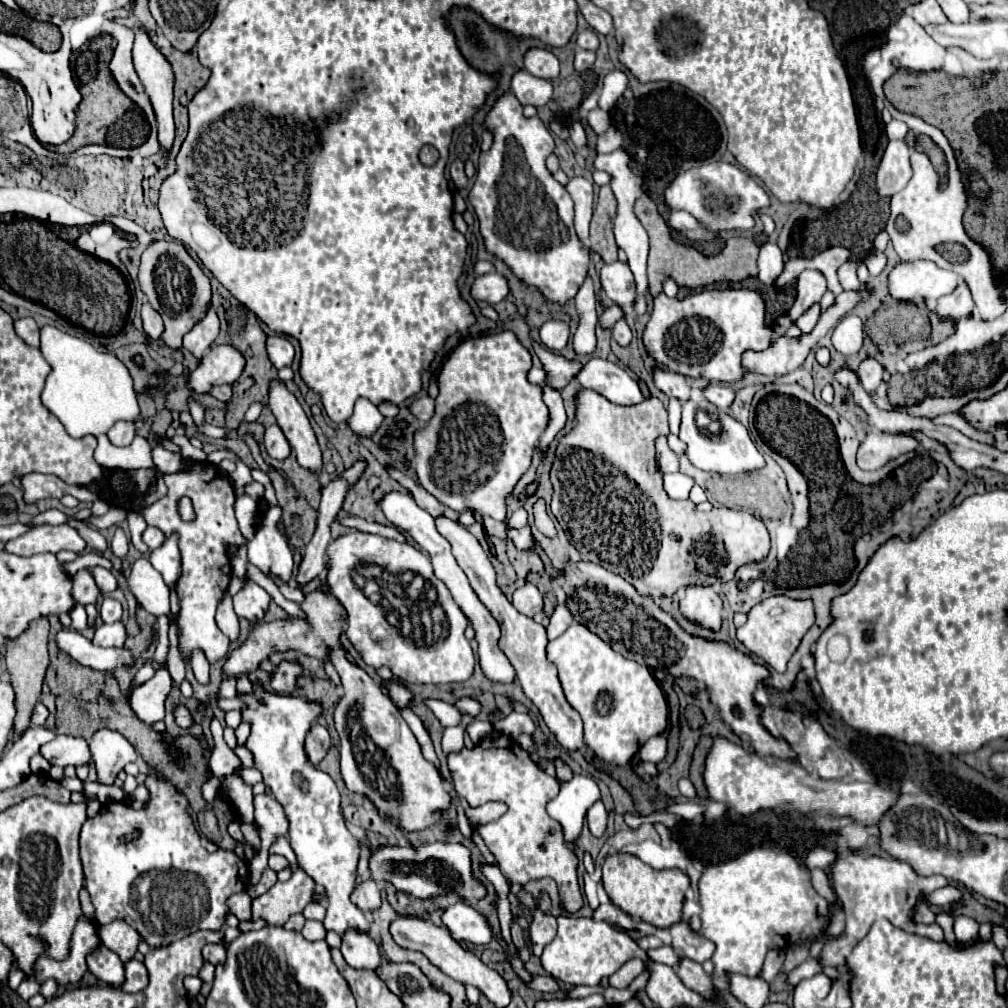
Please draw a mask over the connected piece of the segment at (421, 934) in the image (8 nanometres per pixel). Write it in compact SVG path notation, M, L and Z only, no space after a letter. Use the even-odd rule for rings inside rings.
M398 917L390 925L390 935L396 941L396 945L400 945L402 949L412 949L412 951L424 953L430 959L430 963L434 963L438 969L442 969L452 979L456 979L456 981L460 981L464 985L478 987L494 1005L506 1007L510 1003L510 989L506 993L506 981L500 977L500 973L496 973L494 969L490 969L488 965L484 965L474 953L470 953L468 949L464 949L450 935L448 929L436 927L436 925L430 925L430 923L424 923L424 921L416 919L416 917Z

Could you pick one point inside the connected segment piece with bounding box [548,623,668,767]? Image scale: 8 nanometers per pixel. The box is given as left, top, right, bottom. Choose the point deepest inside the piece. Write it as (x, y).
(621, 706)

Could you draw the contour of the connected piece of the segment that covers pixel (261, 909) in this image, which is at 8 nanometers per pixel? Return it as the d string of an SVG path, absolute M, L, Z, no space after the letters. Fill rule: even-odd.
M296 869L286 883L278 881L264 895L252 899L252 921L264 919L268 925L284 925L290 915L302 913L314 891L316 883L302 869Z

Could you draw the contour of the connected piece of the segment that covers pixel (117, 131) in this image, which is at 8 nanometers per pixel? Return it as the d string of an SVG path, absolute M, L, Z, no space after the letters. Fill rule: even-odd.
M108 35L94 37L84 53L80 55L80 67L76 67L76 79L80 85L82 103L76 109L76 133L70 141L58 145L58 153L72 153L84 145L114 145L114 147L138 147L150 135L150 123L142 115L142 111L118 89L116 81L108 71L108 59L112 57L112 47Z

